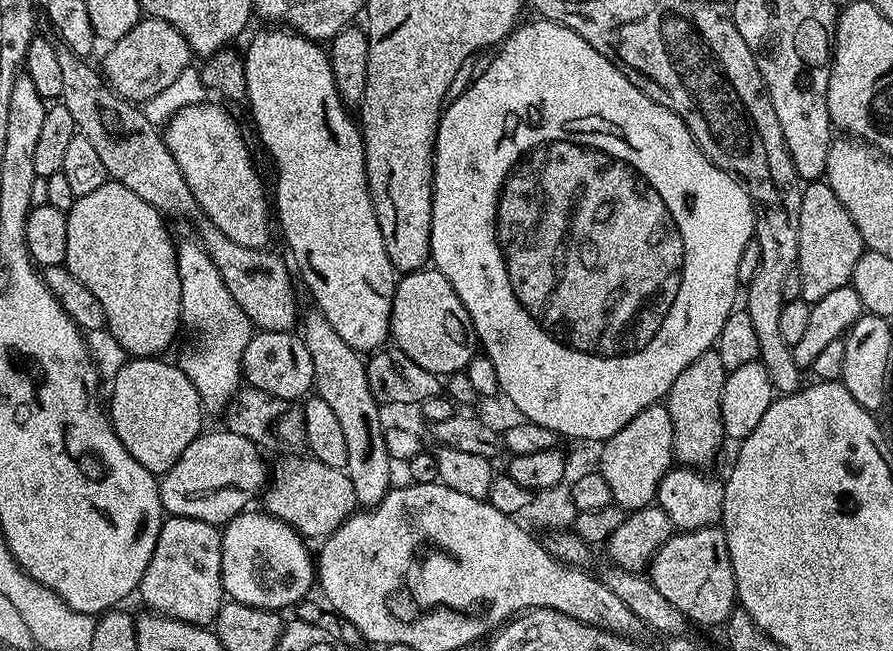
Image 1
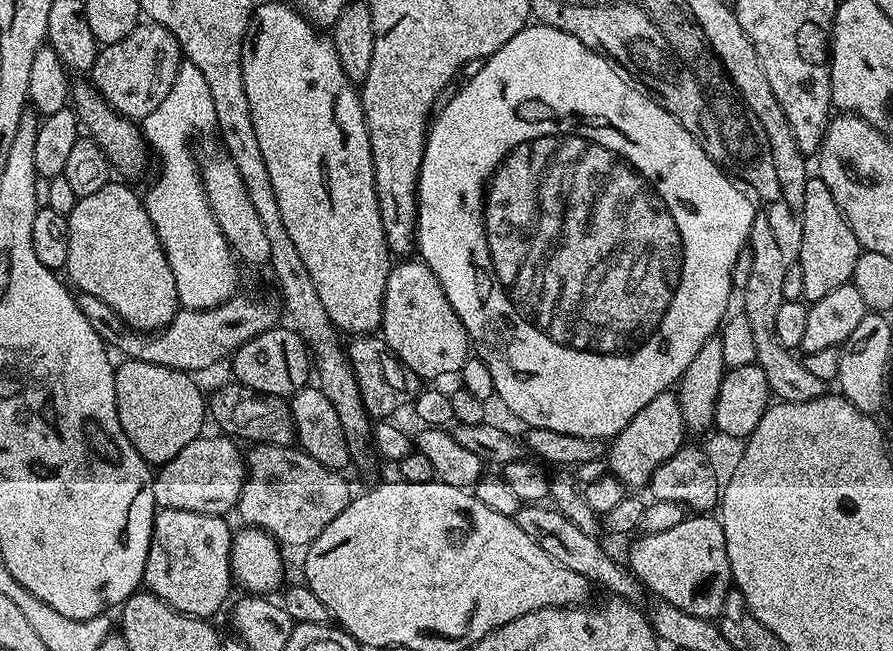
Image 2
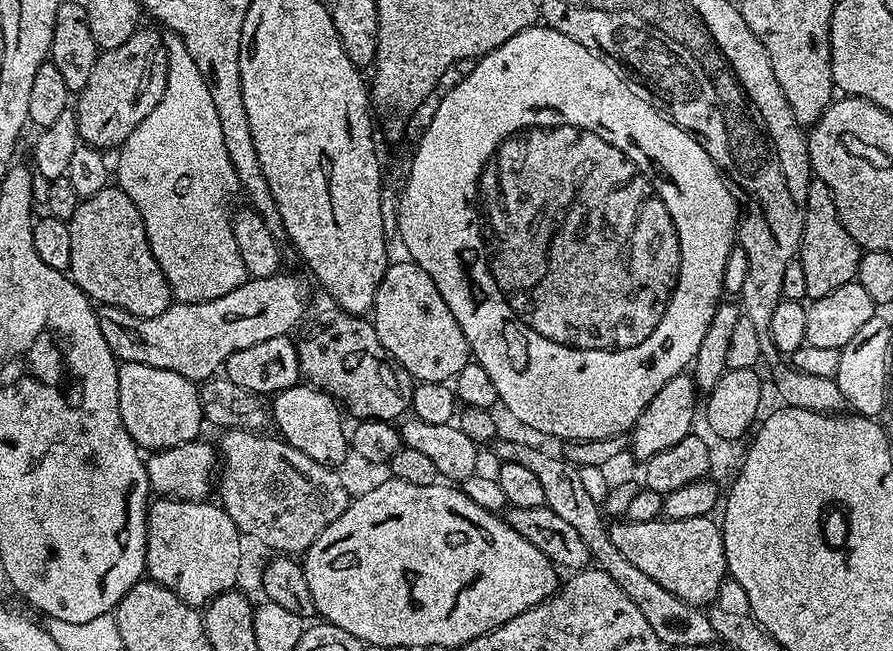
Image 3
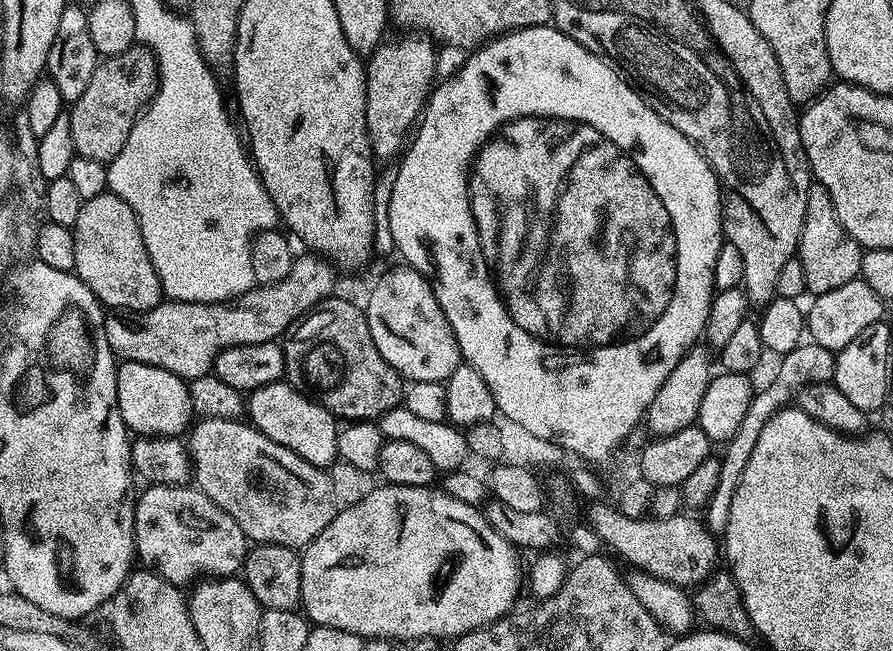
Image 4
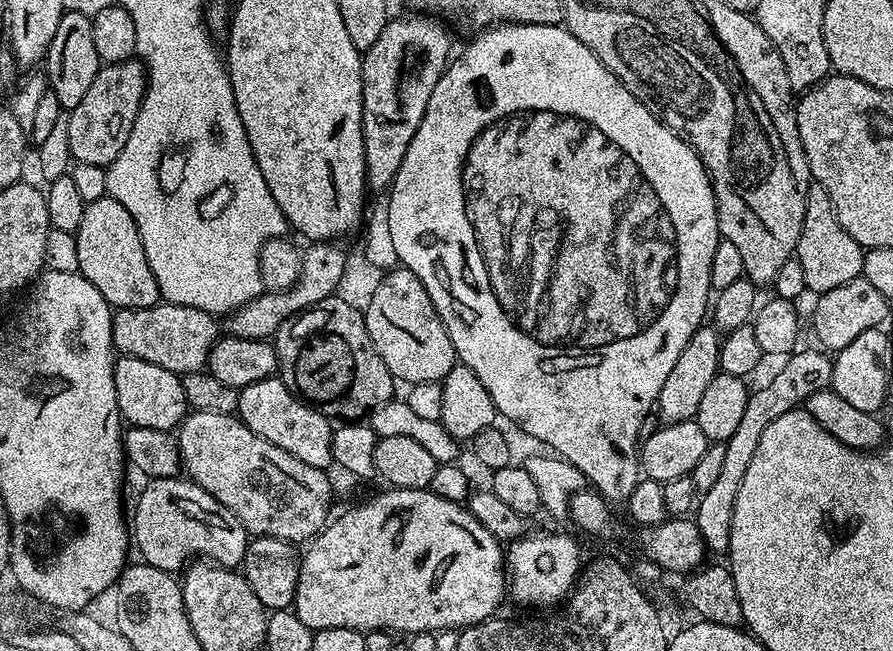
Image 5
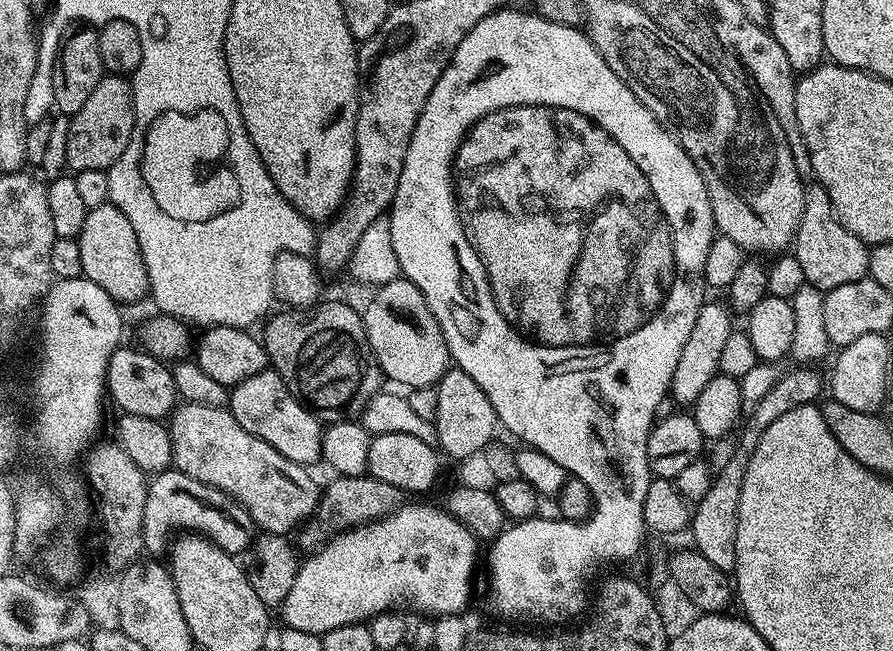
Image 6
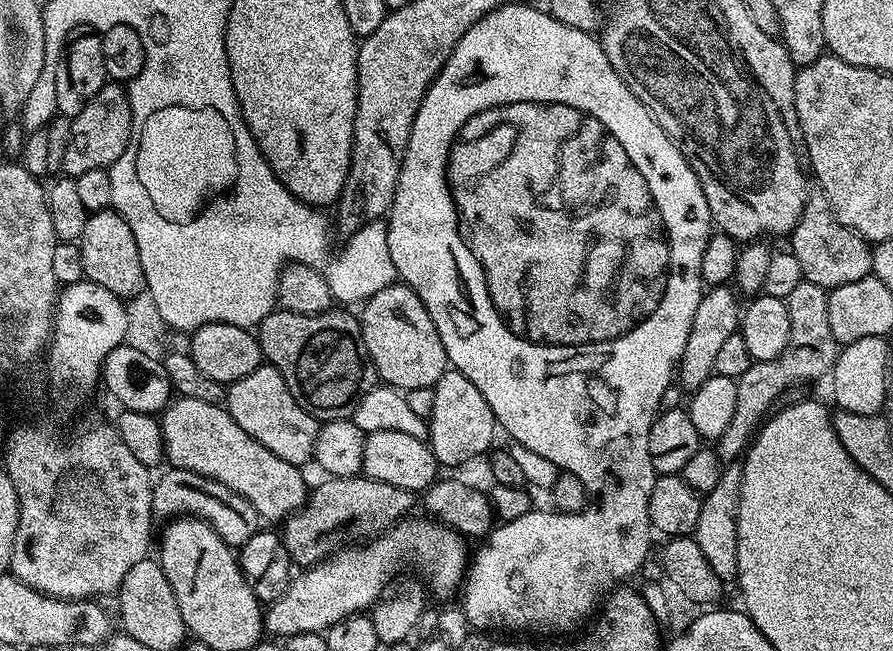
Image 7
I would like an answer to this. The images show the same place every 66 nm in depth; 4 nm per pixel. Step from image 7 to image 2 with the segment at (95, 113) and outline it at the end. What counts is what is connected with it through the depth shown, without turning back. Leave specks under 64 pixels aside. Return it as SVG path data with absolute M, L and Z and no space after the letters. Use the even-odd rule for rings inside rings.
M141 22L122 42L103 45L96 53L90 83L118 115L143 122L170 94L182 63L182 53L174 34L166 26Z

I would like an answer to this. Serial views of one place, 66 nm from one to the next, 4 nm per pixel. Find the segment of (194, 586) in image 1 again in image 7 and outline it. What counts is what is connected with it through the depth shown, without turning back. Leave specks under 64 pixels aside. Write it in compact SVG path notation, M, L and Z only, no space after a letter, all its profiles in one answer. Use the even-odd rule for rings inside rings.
M172 468L152 485L152 510L157 517L179 518L183 515L204 520L230 546L244 546L258 531L258 517L254 506L234 490L181 468Z

